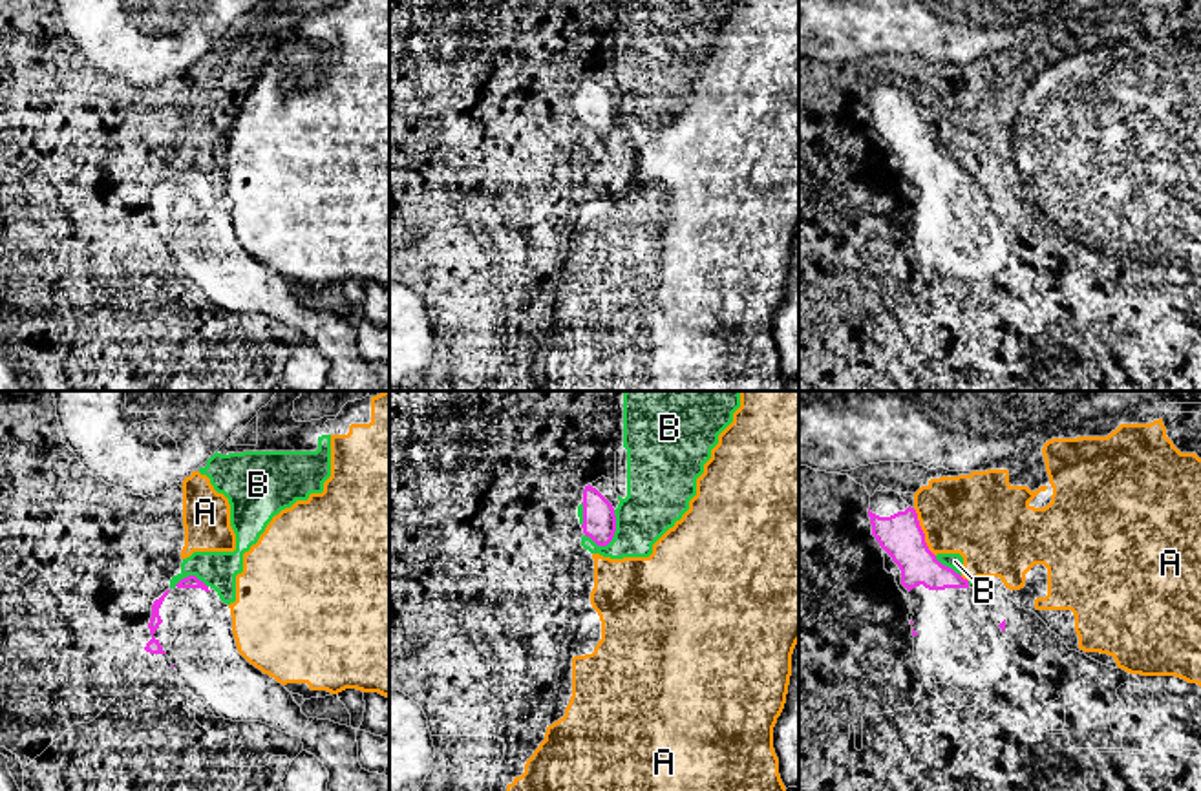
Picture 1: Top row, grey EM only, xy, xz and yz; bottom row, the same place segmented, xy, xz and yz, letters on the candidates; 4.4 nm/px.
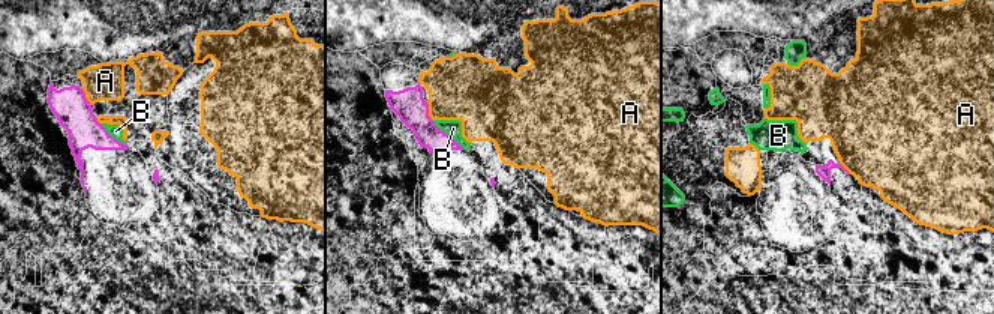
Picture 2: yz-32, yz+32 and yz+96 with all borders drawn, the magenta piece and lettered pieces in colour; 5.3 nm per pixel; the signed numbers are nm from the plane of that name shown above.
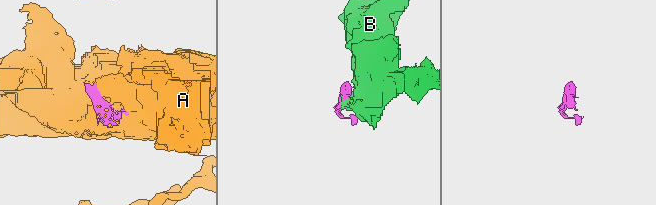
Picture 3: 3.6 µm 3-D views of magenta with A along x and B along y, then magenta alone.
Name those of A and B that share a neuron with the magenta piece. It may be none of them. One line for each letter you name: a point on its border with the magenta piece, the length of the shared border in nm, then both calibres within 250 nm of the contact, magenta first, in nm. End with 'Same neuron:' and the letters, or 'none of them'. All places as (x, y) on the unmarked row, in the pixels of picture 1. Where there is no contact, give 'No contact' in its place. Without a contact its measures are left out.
Same neuron: none of them

